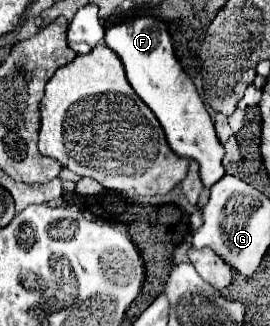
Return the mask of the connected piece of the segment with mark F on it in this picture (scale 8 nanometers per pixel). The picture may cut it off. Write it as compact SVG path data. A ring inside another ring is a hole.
M138 17L128 23L112 25L106 29L104 43L118 53L124 63L126 77L138 97L152 109L156 119L160 121L166 141L170 149L186 159L194 159L200 165L200 181L206 189L210 189L216 181L224 177L224 147L216 135L214 123L196 91L192 79L180 67L170 33L164 29L166 23L154 17Z

